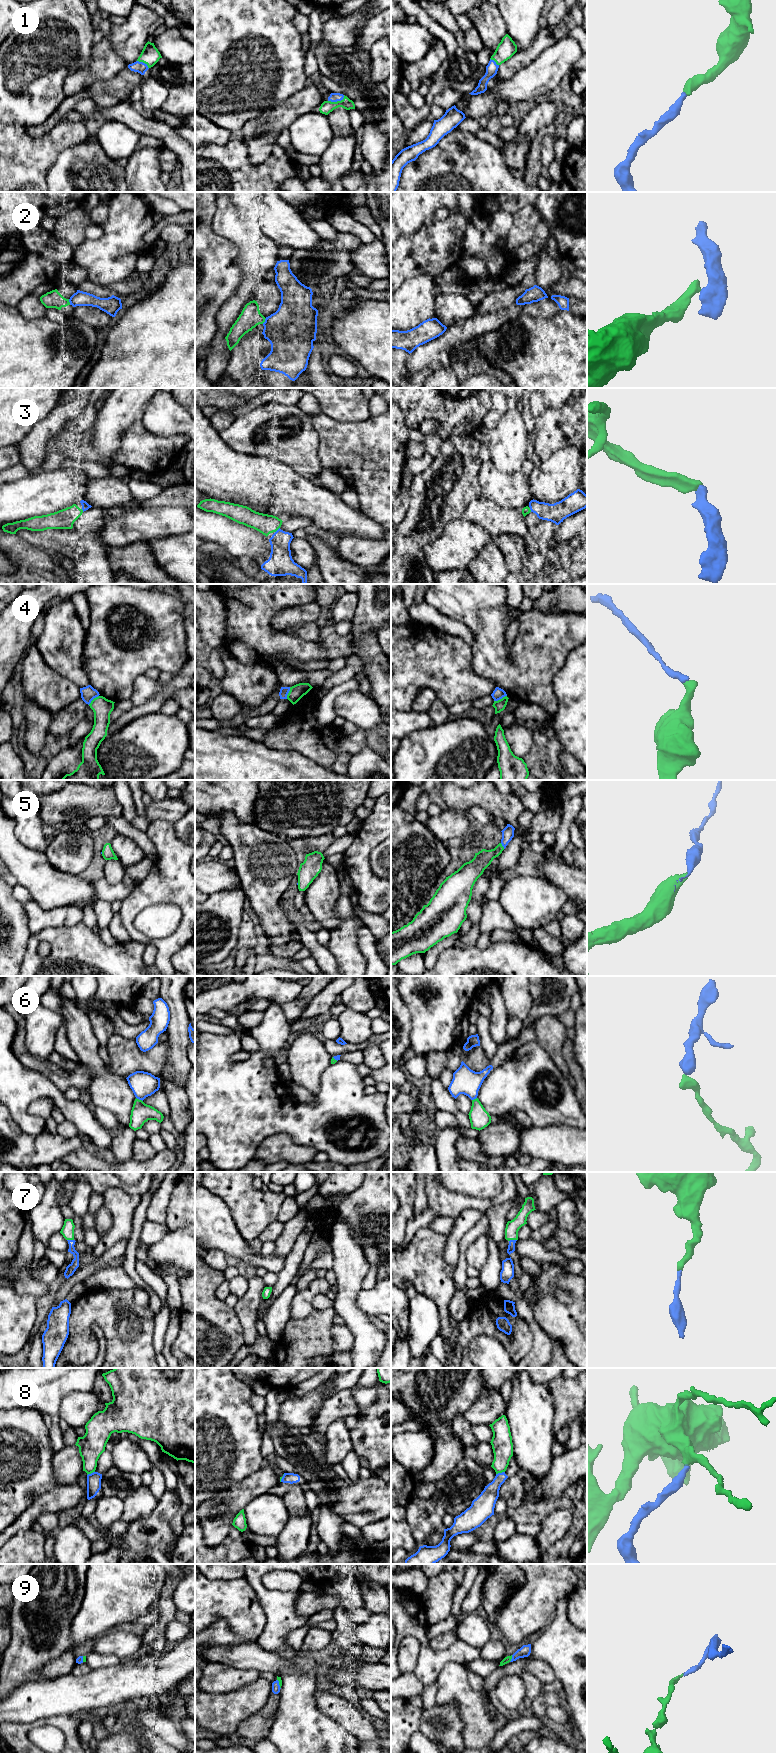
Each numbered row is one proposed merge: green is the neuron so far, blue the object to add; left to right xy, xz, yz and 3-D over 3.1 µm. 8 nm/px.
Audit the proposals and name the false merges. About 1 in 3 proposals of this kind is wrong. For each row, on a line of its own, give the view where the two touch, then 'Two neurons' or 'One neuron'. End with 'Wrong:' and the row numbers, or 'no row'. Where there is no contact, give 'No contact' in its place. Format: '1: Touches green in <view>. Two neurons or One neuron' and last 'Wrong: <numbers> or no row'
1: Touches green in xz. One neuron
2: Touches green in xy. Two neurons
3: Touches green in xz. One neuron
4: Touches green in yz. Two neurons
5: Touches green in yz. One neuron
6: Touches green in xy. One neuron
7: Touches green in yz. One neuron
8: Touches green in yz. Two neurons
9: Touches green in yz. One neuron
Wrong: 2, 4, 8

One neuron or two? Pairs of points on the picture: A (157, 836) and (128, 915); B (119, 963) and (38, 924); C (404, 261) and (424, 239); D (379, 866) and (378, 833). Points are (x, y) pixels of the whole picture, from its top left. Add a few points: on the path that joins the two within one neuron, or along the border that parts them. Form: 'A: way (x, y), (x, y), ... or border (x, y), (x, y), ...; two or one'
A: way (163, 856), (163, 876), (144, 895); one
B: border (69, 926), (47, 927), (31, 934); two
C: way (411, 258), (424, 246); one
D: border (380, 842), (371, 851), (370, 866); two

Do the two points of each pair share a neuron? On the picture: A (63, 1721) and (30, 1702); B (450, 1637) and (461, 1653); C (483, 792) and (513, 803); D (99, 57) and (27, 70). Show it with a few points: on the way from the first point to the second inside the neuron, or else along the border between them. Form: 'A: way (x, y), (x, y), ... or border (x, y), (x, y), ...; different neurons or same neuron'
A: border (77, 1713), (57, 1714), (42, 1717), (32, 1722); different neurons
B: border (457, 1639), (455, 1641); different neurons
C: way (490, 798), (493, 801), (506, 801); same neuron
D: border (95, 43), (92, 48), (92, 59), (73, 72); different neurons

